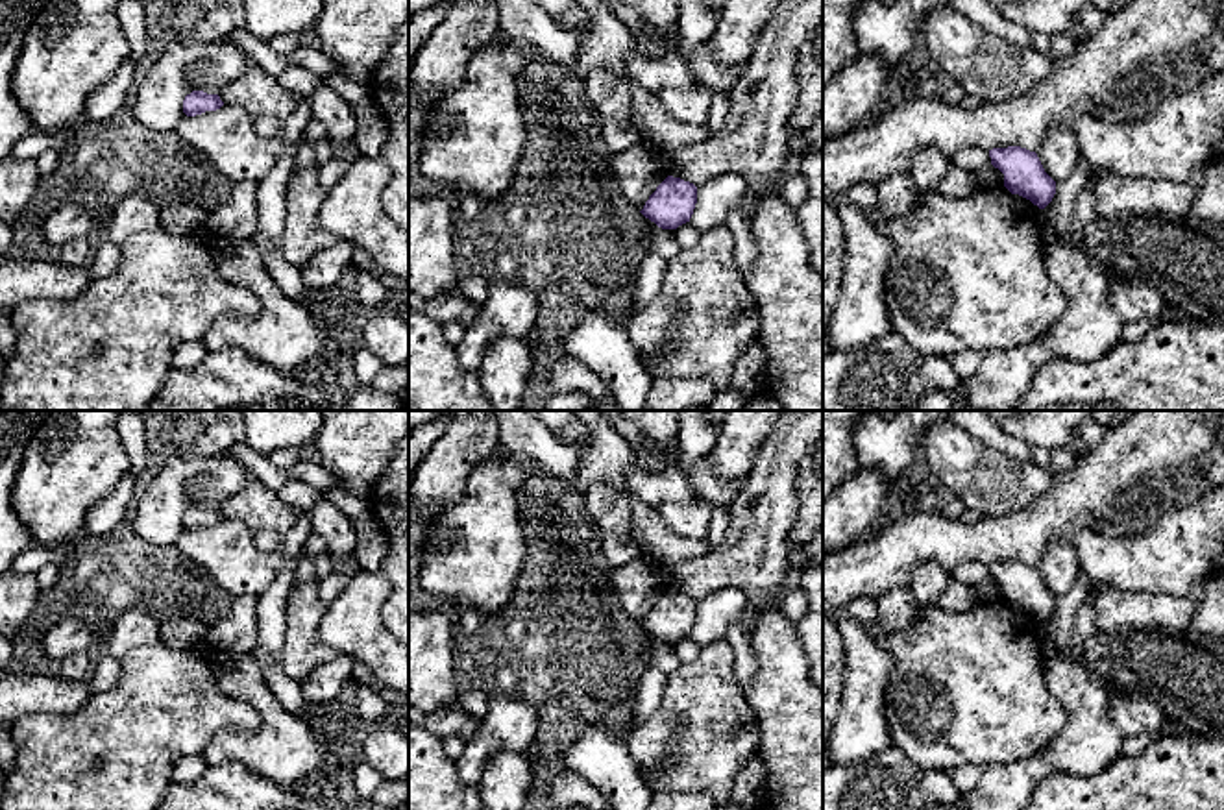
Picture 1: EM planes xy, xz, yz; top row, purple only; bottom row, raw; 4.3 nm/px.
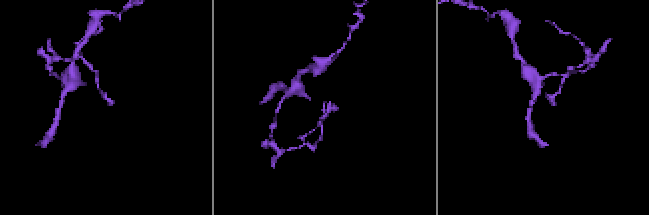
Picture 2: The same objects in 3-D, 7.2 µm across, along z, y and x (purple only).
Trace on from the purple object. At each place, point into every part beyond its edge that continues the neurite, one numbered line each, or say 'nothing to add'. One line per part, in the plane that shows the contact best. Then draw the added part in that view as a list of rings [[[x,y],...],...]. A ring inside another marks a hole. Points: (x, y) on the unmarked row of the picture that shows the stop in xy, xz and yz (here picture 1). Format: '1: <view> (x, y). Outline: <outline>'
nothing to add

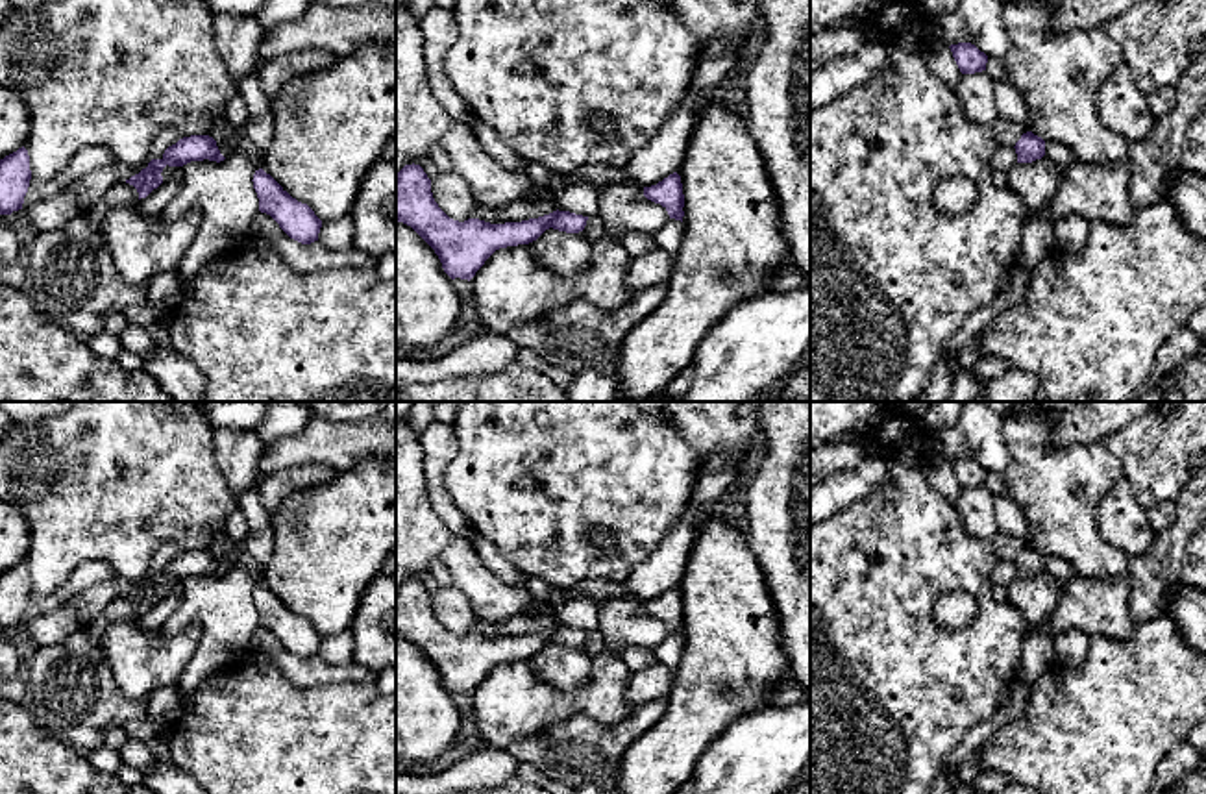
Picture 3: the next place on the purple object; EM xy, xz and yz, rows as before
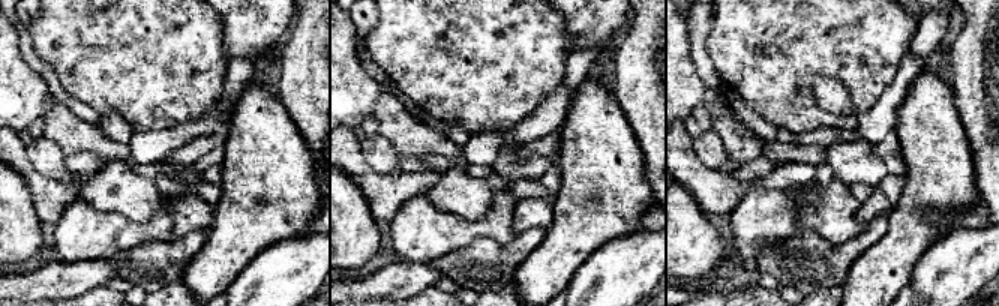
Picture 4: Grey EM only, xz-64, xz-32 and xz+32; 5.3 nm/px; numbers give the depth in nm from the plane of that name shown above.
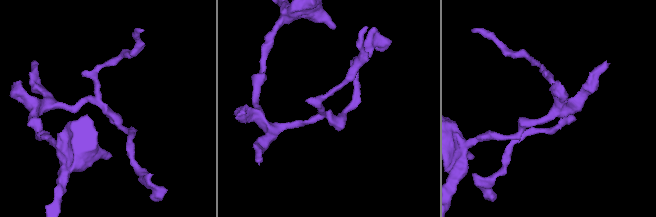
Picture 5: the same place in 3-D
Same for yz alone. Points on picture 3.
nothing to add

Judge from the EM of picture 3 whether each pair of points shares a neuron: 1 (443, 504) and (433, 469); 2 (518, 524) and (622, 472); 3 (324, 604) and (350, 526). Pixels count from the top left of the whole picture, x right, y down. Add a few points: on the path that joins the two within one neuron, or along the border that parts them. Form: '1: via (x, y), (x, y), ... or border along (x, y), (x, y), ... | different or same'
1: via (437, 495), (433, 478) | same
2: via (544, 506), (559, 506), (596, 472) | same
3: via (324, 585), (324, 558), (337, 545) | same

